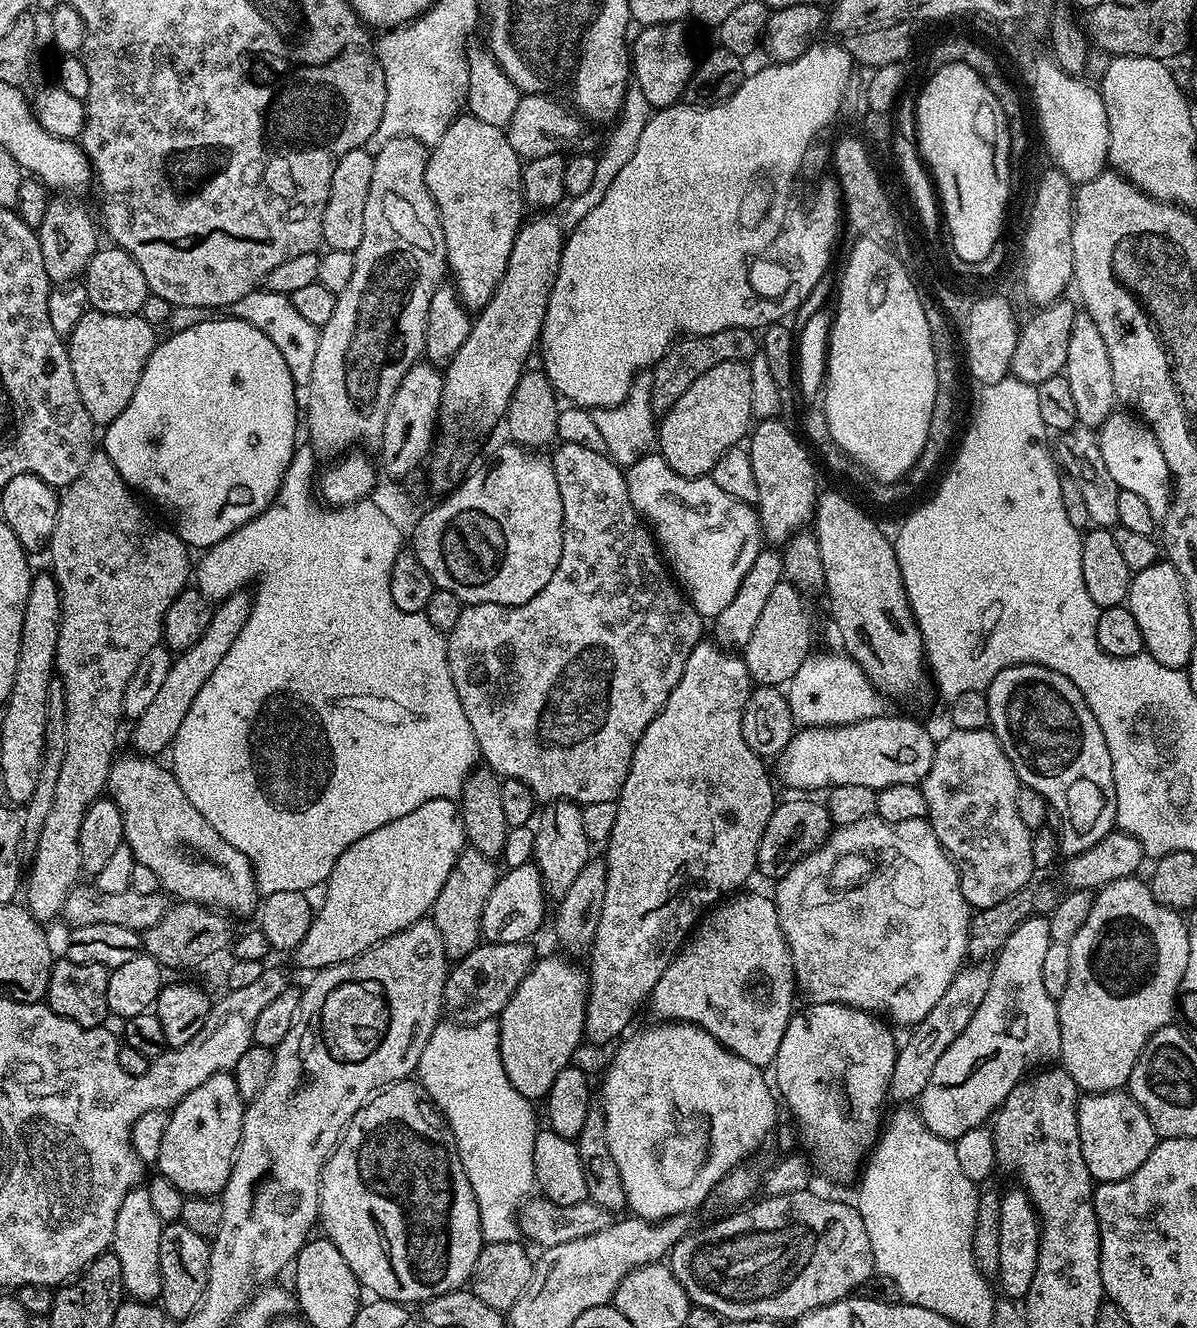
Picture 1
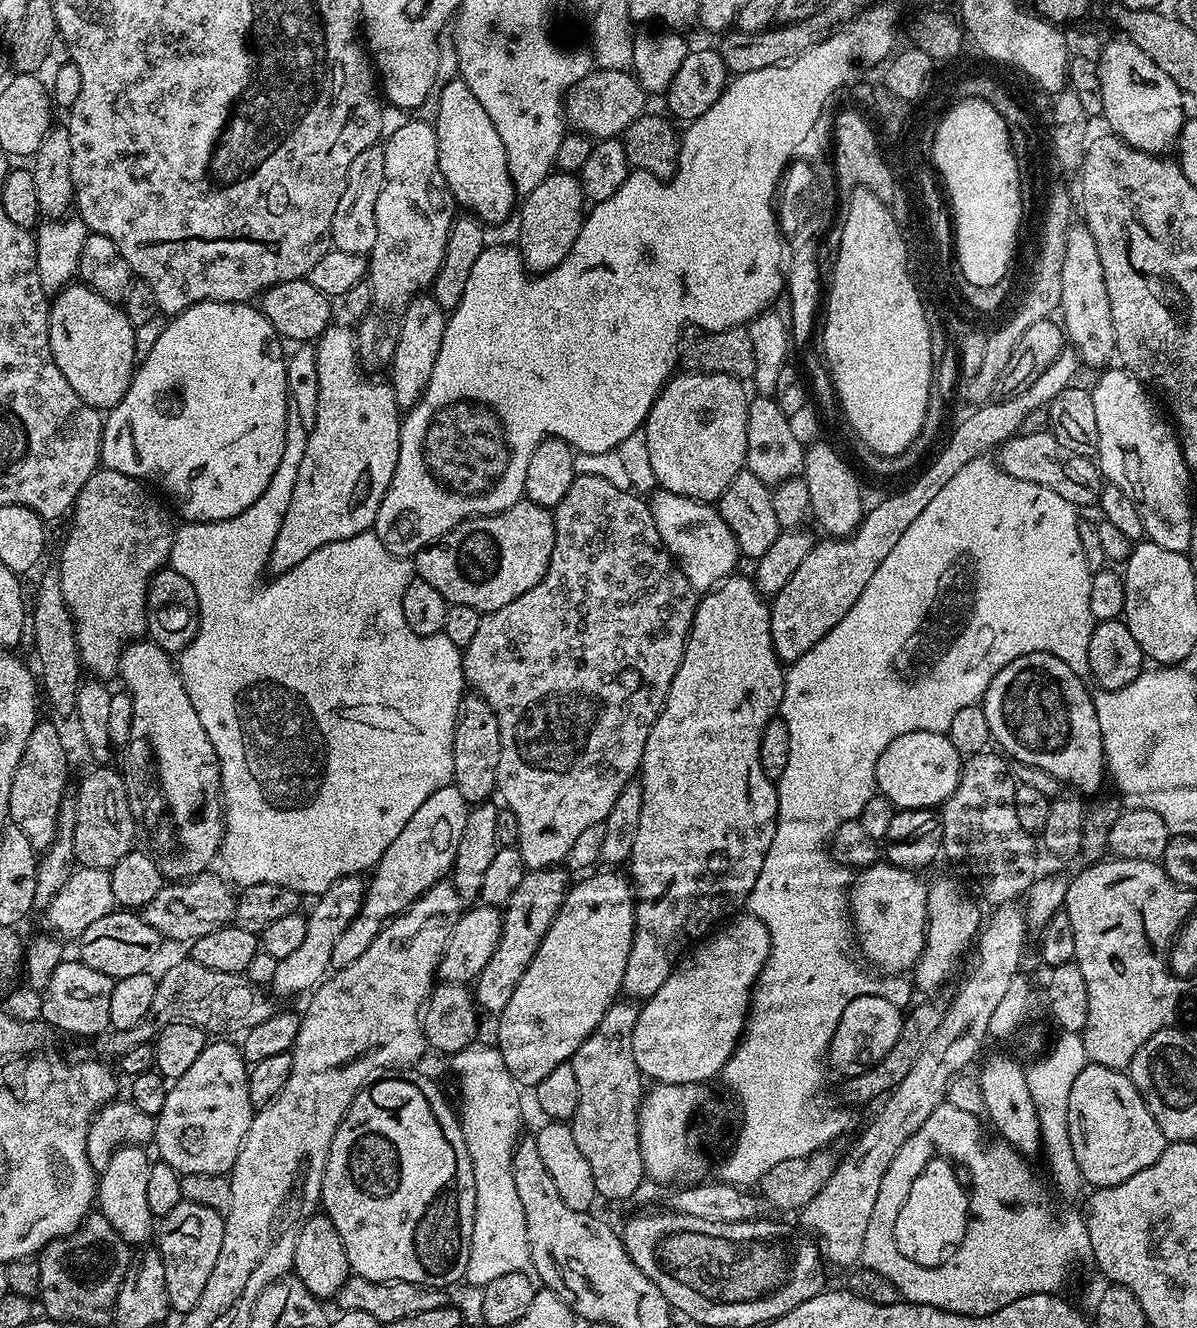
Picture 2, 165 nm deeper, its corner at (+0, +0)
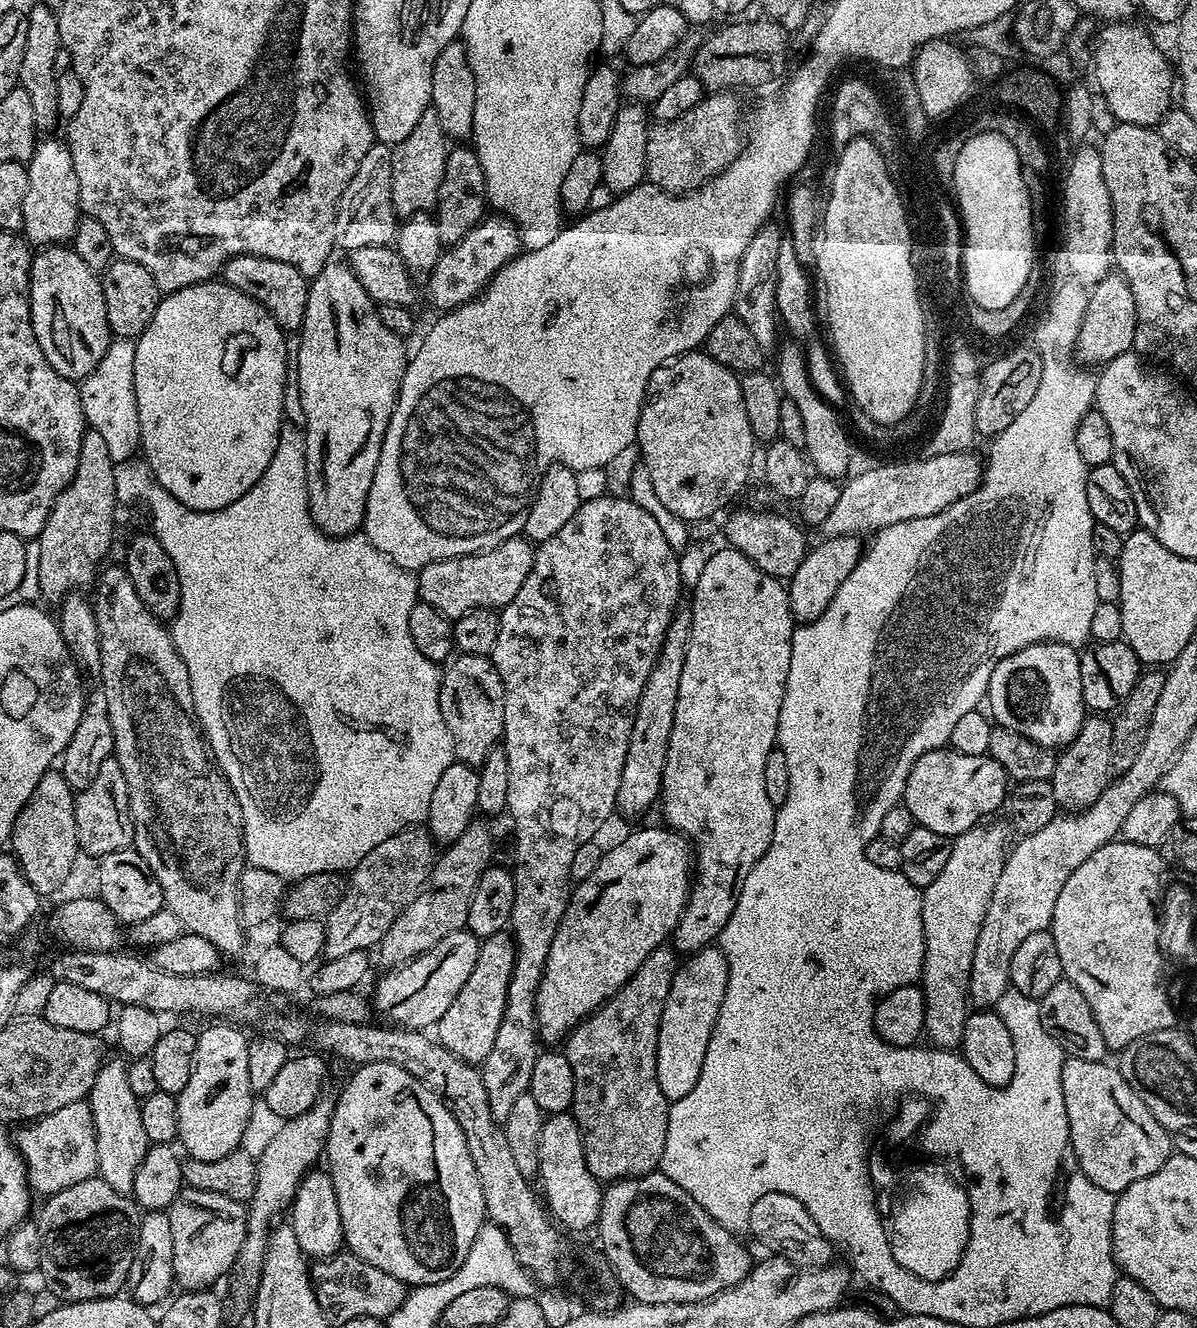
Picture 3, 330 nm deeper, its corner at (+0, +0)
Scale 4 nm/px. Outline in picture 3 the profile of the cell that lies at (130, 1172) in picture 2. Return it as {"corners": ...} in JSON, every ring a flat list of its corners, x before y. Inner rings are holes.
{"corners":[[109,1059,100,1067,86,1099,94,1114,94,1130,98,1138,97,1173,106,1186,128,1196,150,1145,146,1129,142,1127,140,1101,136,1099,134,1090,130,1090,130,1082,126,1082,126,1064,123,1059,120,1060]]}

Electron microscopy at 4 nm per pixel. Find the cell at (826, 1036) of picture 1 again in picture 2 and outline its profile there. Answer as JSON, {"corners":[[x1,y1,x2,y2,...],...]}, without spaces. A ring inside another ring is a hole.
{"corners":[[859,996,842,1010,842,1018,832,1035,832,1041,828,1047,827,1063,836,1068,841,1068,844,1074,862,1072,872,1065,882,1062,886,1054,898,1042,898,1034,902,1030,902,1008,895,999,887,996]]}

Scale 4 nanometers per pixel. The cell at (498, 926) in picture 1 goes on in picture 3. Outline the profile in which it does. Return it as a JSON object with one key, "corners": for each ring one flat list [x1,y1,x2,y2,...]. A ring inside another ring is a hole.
{"corners":[[467,930,446,934,442,942,421,956,385,971,388,973,377,982,376,993,370,996,375,1011,379,1015,381,1012,389,1025,398,1028,431,1029,442,1018,442,1014,450,1010,450,1002,458,998,458,990,462,990,466,978,470,978,474,962,478,962,480,942,481,937]]}

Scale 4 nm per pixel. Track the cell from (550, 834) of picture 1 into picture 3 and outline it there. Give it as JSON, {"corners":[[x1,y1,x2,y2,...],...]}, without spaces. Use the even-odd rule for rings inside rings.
{"corners":[[507,931,483,937,470,978,466,978,462,990,458,990,458,998,450,1002,450,1010,446,1010,434,1026,434,1035,440,1044,468,1064,483,1065,486,1054,490,1054,494,1046,498,1025,502,1023,502,1010,506,1008,506,990,510,990,515,957,516,942]]}

